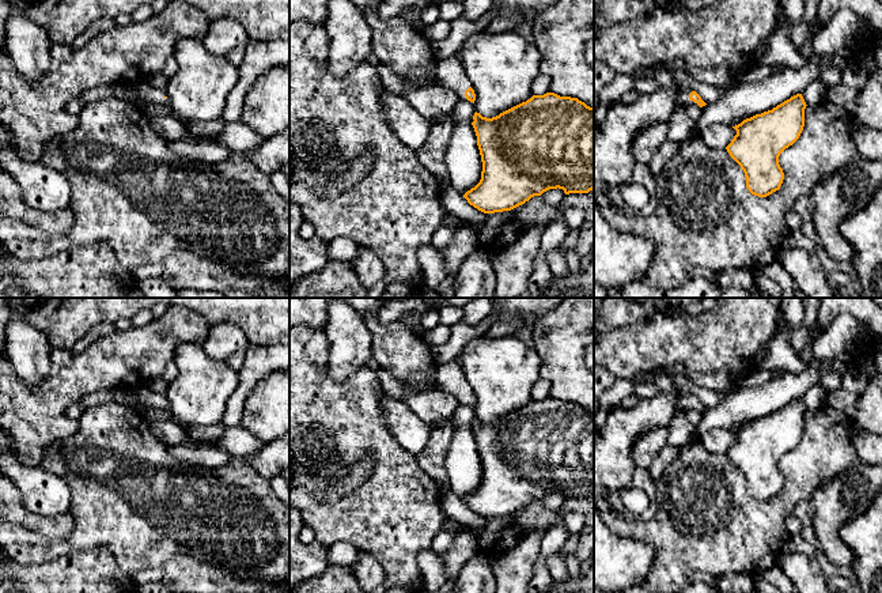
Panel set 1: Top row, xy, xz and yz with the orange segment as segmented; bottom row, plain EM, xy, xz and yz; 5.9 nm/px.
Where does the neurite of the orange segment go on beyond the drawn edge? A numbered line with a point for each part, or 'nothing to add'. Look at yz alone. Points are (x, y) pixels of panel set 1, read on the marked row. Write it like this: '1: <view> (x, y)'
1: yz (684, 101)

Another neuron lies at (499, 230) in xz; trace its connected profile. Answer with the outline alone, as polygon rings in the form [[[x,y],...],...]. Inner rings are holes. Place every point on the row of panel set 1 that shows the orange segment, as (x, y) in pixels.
[[[534,196],[511,211],[485,214],[482,223],[469,227],[477,235],[480,250],[495,256],[533,227],[538,224],[546,227],[559,218],[561,218],[559,207],[548,205],[541,196]]]

